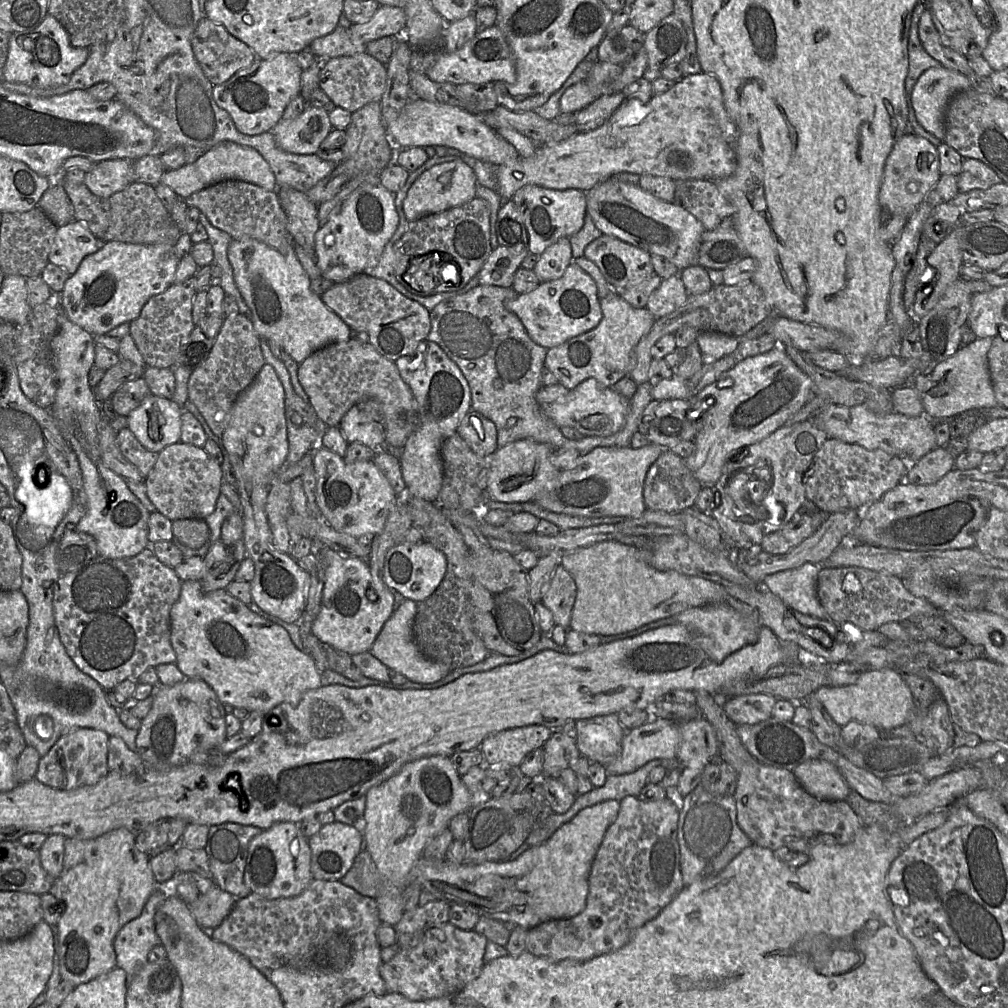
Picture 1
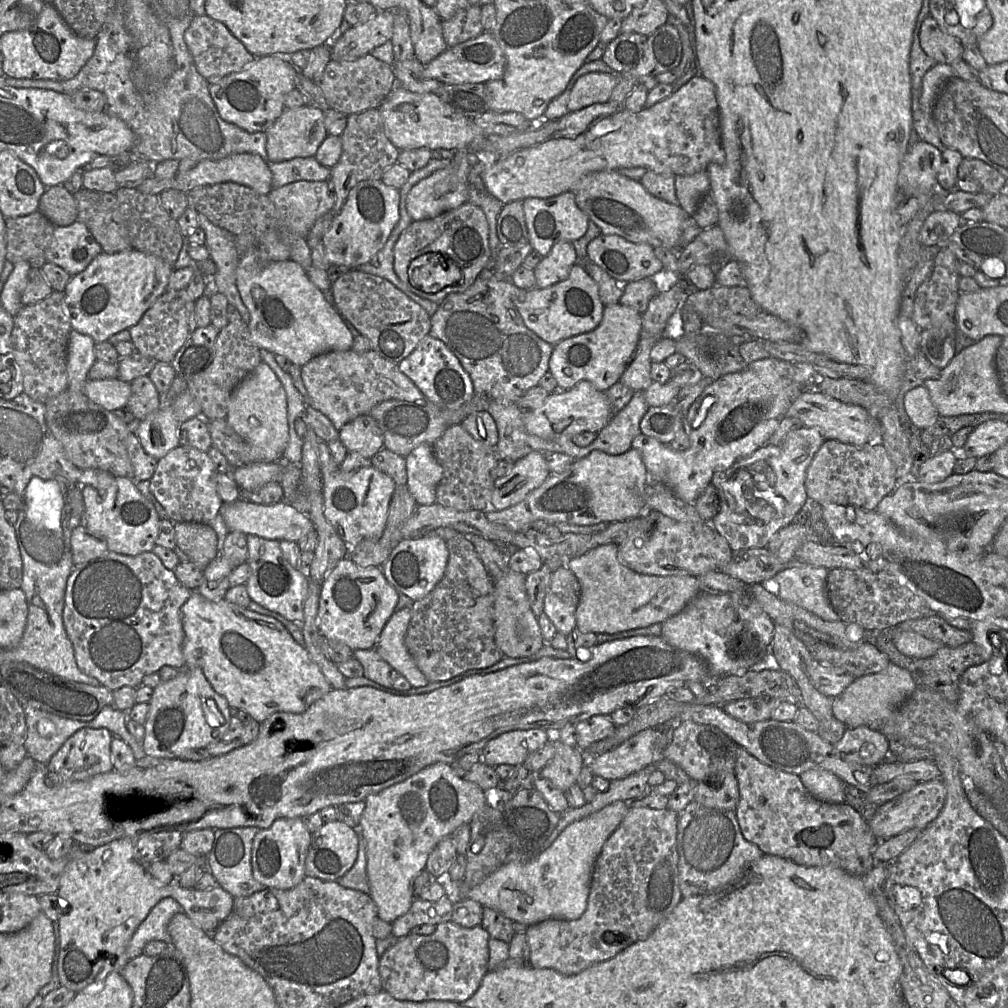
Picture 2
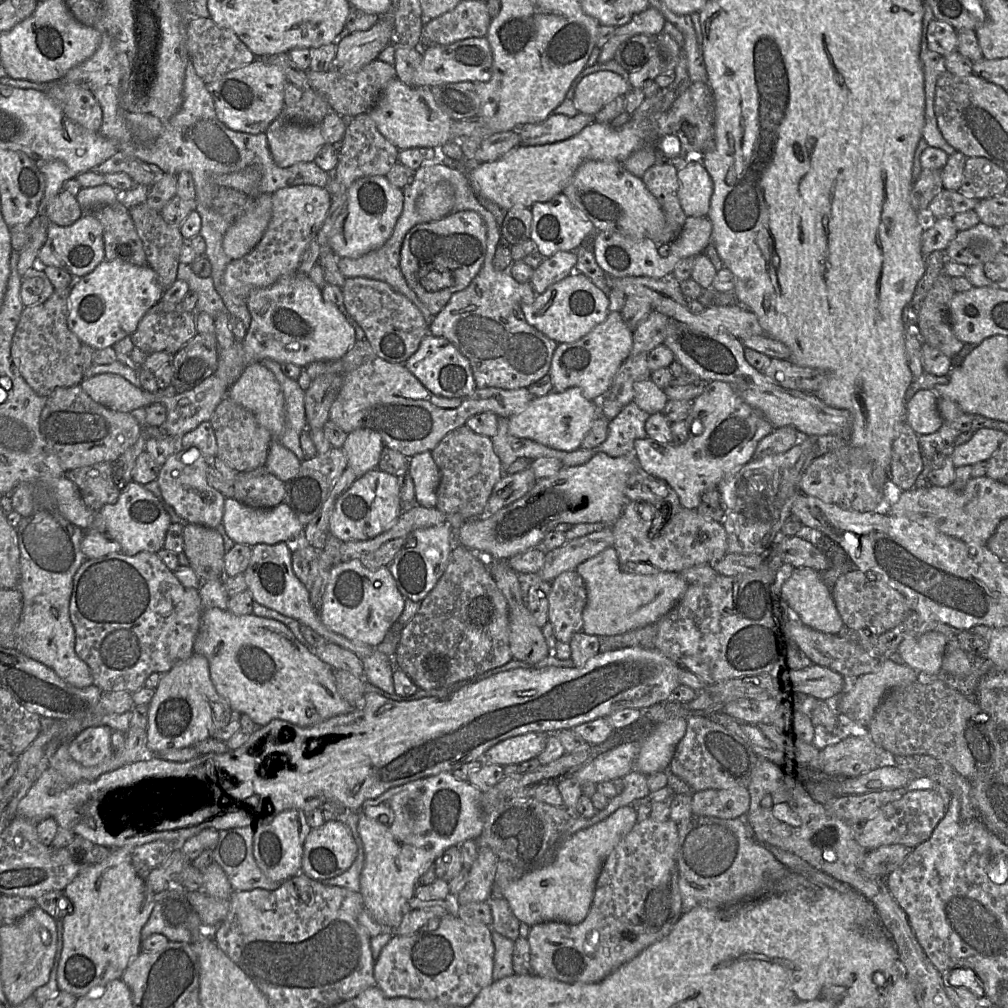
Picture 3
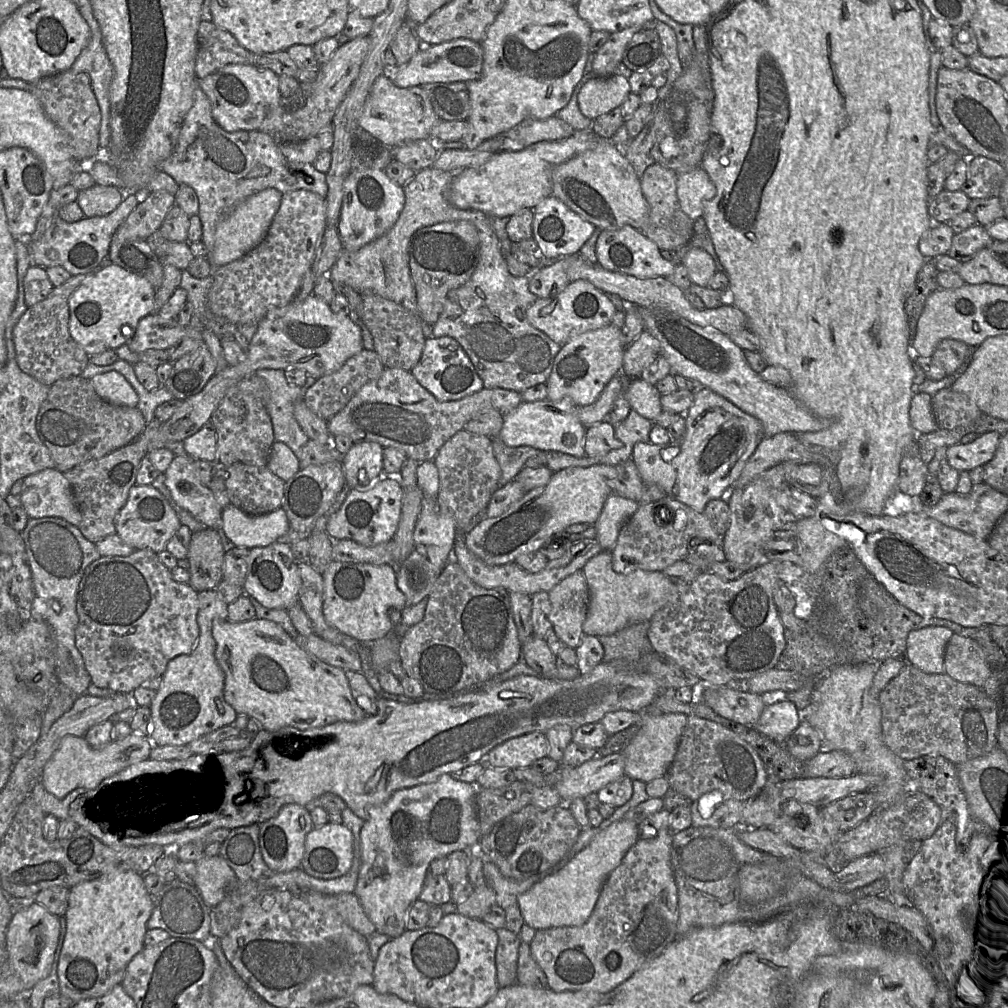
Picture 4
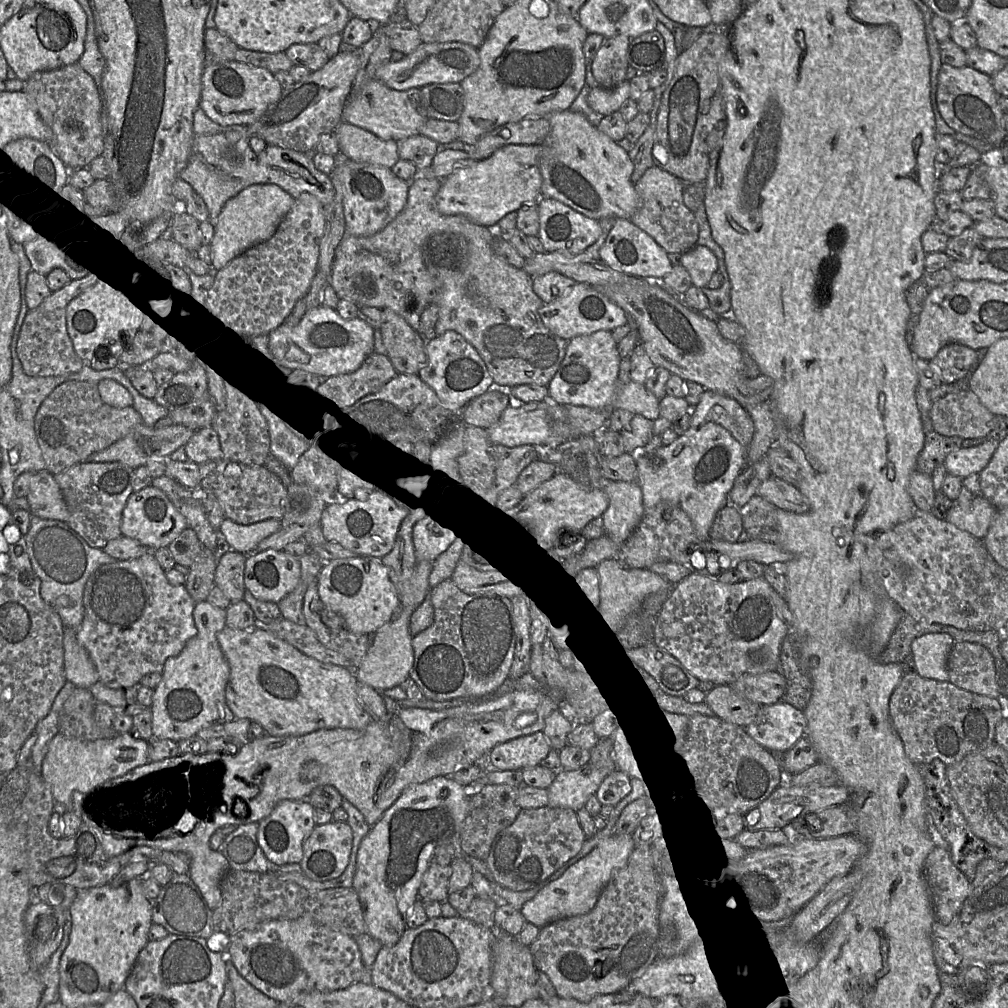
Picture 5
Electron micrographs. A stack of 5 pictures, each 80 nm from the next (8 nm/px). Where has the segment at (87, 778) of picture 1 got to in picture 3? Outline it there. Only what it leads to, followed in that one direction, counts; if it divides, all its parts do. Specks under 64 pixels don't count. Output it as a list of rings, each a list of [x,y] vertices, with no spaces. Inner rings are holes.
[[[106,725],[86,728],[68,743],[71,757],[84,766],[95,766],[111,757],[113,730]]]

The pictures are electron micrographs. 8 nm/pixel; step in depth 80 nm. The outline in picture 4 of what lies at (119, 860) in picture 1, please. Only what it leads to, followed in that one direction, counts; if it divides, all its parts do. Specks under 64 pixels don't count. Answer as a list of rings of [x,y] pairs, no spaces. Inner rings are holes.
[[[124,865],[71,887],[65,912],[66,935],[57,970],[60,994],[77,1002],[103,996],[120,984],[129,962],[145,946],[147,922],[153,907],[153,896],[146,889],[143,875]]]

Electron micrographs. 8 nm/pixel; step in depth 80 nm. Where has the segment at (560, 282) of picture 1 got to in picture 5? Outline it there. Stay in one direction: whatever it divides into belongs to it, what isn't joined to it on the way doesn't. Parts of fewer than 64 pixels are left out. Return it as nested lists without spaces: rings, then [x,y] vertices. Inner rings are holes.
[[[576,283],[564,295],[542,306],[539,316],[546,328],[566,341],[602,330],[612,332],[628,322],[628,315],[623,309],[596,287],[584,283]]]

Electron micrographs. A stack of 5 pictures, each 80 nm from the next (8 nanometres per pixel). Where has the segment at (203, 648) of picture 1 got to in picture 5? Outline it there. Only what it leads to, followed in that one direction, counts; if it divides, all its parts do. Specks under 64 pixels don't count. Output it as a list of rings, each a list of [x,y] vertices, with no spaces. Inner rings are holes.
[[[226,626],[217,634],[217,640],[230,668],[225,691],[227,705],[237,719],[246,718],[258,722],[267,735],[301,736],[320,729],[336,728],[361,730],[374,720],[359,699],[359,681],[351,669],[309,657],[262,626],[250,630]]]

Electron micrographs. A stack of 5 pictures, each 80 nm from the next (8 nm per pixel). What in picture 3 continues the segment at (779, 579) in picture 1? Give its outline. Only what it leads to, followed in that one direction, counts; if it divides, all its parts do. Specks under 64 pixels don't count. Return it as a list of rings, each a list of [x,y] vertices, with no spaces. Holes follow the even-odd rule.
[[[812,568],[794,569],[783,584],[780,584],[779,598],[788,604],[804,625],[827,634],[843,632],[843,620],[836,608],[830,588],[822,579],[821,572]]]

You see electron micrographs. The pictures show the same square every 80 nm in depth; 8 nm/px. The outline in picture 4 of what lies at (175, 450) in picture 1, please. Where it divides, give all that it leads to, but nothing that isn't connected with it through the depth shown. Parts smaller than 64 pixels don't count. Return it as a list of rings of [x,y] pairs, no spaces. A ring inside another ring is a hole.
[[[175,456],[164,472],[165,485],[178,506],[209,529],[222,527],[222,508],[195,474],[191,457]]]

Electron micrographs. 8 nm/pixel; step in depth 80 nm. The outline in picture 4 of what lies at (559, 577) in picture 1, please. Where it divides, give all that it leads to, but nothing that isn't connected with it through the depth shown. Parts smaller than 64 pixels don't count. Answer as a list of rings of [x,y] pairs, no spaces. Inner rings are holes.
[[[578,570],[549,592],[550,621],[556,635],[569,647],[576,649],[581,643],[583,624],[590,605],[590,592],[582,570]]]

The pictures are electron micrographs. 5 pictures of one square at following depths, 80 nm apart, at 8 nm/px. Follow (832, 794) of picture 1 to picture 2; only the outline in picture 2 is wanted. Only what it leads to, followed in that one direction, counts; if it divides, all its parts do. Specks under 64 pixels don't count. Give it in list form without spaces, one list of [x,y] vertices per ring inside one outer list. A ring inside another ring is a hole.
[[[814,768],[801,773],[799,777],[814,798],[833,804],[845,802],[844,783],[830,771]]]

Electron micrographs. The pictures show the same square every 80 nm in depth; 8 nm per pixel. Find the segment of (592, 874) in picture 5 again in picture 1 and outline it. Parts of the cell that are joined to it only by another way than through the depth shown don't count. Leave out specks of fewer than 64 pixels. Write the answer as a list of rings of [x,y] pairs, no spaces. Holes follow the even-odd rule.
[[[607,800],[587,807],[557,829],[544,843],[529,848],[513,860],[455,865],[447,861],[431,862],[421,857],[406,877],[406,888],[411,883],[419,883],[423,890],[432,892],[438,899],[472,905],[479,910],[480,916],[510,921],[527,930],[549,920],[574,917],[586,906],[593,860],[608,827],[615,822],[619,809],[618,800]]]

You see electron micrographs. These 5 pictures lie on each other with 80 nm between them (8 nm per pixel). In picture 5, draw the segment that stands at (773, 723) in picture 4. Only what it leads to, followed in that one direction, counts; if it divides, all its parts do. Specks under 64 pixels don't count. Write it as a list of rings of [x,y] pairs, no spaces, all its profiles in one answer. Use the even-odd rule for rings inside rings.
[[[779,701],[761,705],[753,721],[744,729],[761,747],[780,755],[806,735],[806,719],[802,711]]]

